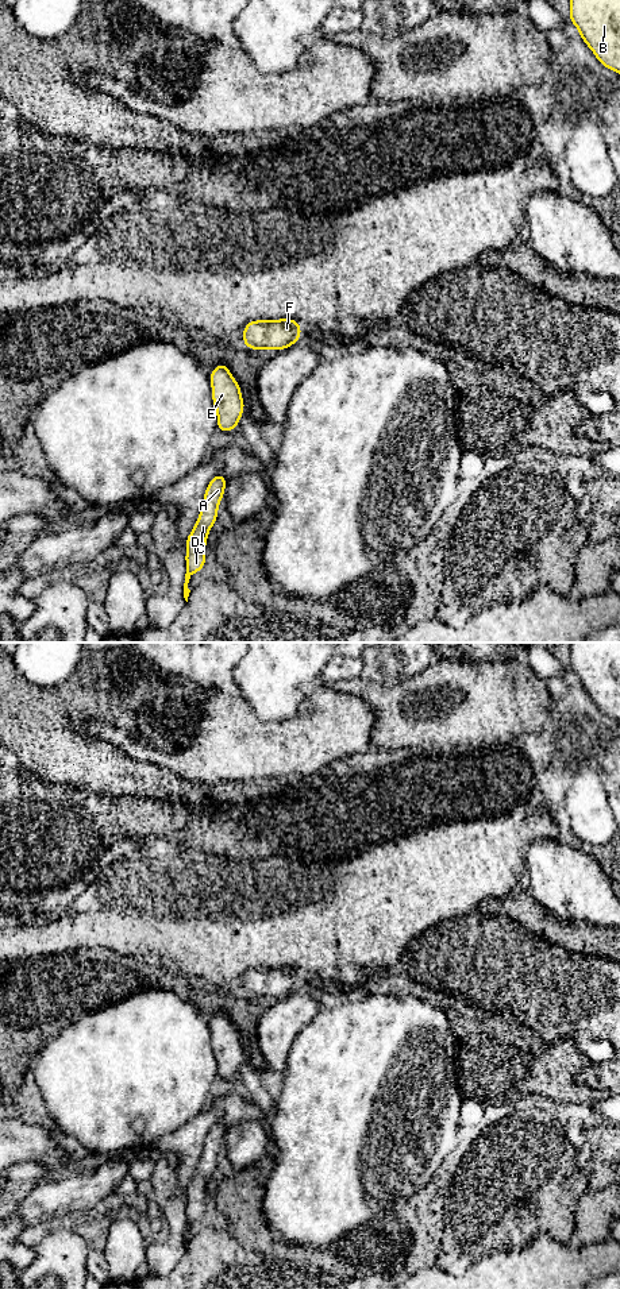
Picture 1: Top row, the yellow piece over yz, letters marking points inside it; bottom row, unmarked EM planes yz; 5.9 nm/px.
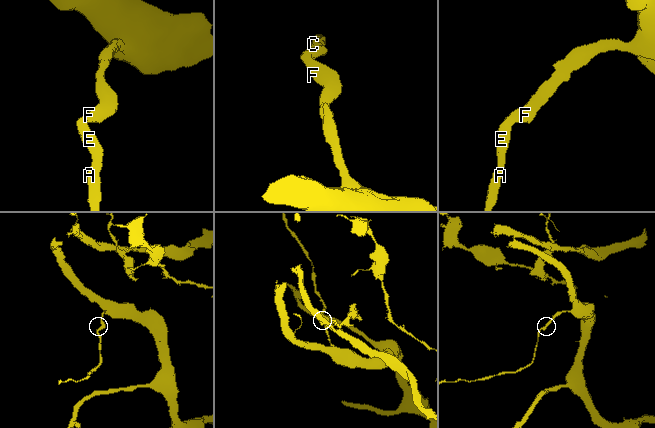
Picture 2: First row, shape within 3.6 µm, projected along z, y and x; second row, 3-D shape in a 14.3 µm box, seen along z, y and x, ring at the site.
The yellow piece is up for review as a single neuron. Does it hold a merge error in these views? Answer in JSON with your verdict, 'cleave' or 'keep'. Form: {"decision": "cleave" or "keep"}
{"decision": "keep"}

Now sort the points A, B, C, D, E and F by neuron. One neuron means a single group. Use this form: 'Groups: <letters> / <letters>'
Groups: A B C D E F

